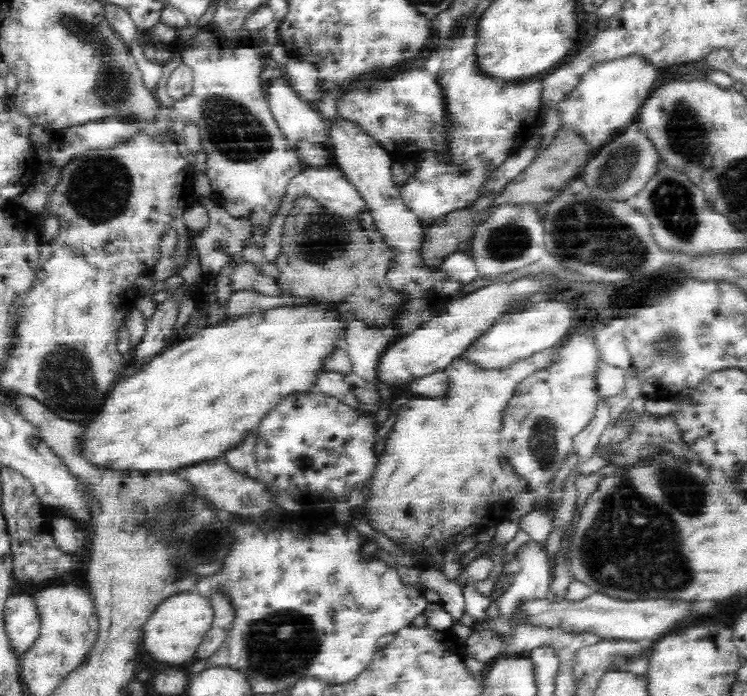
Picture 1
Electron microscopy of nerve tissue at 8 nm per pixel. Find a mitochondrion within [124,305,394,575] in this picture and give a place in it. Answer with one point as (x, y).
(202, 544)

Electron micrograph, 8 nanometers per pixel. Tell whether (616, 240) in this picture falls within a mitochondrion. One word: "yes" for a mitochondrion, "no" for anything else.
yes

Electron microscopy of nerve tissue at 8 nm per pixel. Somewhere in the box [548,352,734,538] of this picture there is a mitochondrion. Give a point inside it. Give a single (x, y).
(682, 482)

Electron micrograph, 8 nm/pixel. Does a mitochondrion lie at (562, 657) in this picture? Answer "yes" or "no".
no

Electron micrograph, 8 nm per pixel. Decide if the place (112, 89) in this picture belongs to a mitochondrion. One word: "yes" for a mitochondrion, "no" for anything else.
yes

